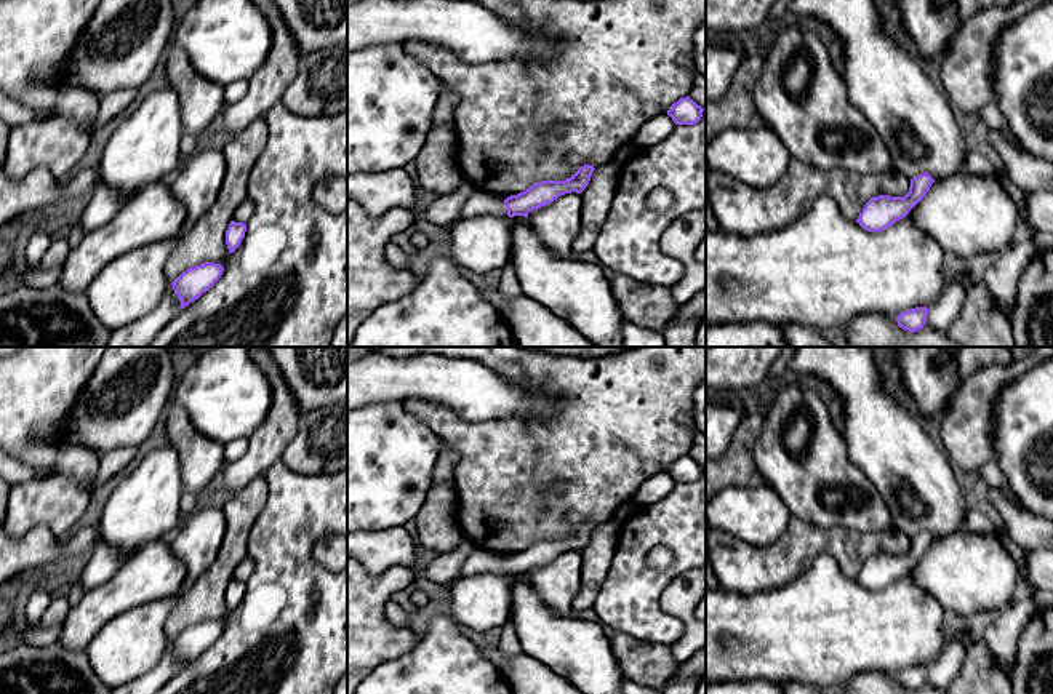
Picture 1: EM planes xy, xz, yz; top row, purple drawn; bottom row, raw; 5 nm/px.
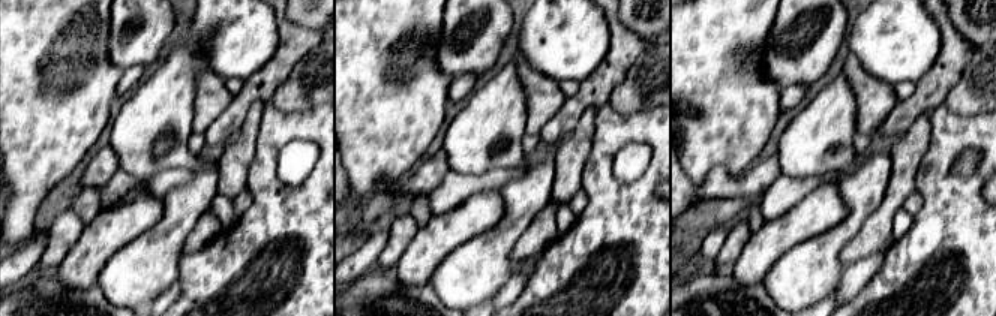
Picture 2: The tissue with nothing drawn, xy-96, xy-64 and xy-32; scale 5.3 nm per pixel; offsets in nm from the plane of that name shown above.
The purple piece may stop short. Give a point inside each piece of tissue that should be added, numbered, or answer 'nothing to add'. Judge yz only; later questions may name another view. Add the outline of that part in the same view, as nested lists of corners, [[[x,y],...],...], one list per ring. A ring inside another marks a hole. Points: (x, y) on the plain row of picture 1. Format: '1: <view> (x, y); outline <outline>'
nothing to add

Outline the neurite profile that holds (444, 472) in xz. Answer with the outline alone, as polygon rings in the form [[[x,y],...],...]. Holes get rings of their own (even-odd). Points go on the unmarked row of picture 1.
[[[442,441],[438,461],[434,469],[432,483],[448,483],[454,489],[454,467],[459,454]]]

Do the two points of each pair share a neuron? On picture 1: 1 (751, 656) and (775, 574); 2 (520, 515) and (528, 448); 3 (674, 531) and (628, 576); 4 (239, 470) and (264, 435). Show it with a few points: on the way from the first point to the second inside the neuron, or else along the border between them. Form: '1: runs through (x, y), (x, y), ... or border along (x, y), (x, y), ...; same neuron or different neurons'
1: border along (804, 573), (759, 592), (732, 590); different neurons
2: runs through (520, 499), (520, 464); same neuron
3: runs through (660, 531), (631, 562); same neuron
4: runs through (247, 462), (264, 443); same neuron

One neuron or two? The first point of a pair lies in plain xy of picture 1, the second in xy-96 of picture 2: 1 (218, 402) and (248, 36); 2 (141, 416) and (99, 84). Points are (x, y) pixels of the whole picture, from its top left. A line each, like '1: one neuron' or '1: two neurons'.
1: one neuron
2: two neurons

